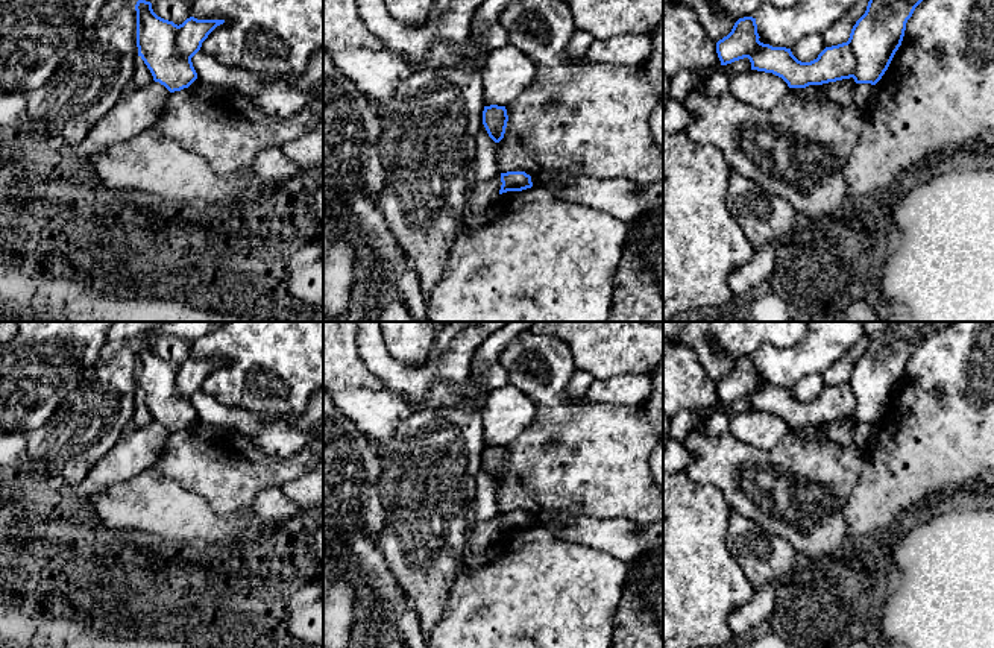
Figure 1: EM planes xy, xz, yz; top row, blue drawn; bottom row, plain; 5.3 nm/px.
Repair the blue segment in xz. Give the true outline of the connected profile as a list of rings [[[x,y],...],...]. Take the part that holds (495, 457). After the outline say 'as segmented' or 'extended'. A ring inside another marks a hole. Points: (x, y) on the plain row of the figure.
[[[498,445],[484,446],[483,464],[489,477],[495,483],[499,483],[504,478],[507,461],[508,455],[505,446],[498,446]]]; as segmented

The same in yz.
[[[891,322],[870,337],[847,382],[826,387],[810,402],[798,401],[791,388],[759,381],[756,358],[739,358],[731,372],[716,382],[721,405],[748,398],[751,410],[772,413],[789,428],[806,428],[853,417],[876,425],[901,385],[906,363],[915,348],[952,322]]]; as segmented

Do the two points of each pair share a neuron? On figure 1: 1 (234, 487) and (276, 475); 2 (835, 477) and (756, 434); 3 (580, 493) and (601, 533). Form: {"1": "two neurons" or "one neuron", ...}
{"1": "one neuron", "2": "two neurons", "3": "two neurons"}

